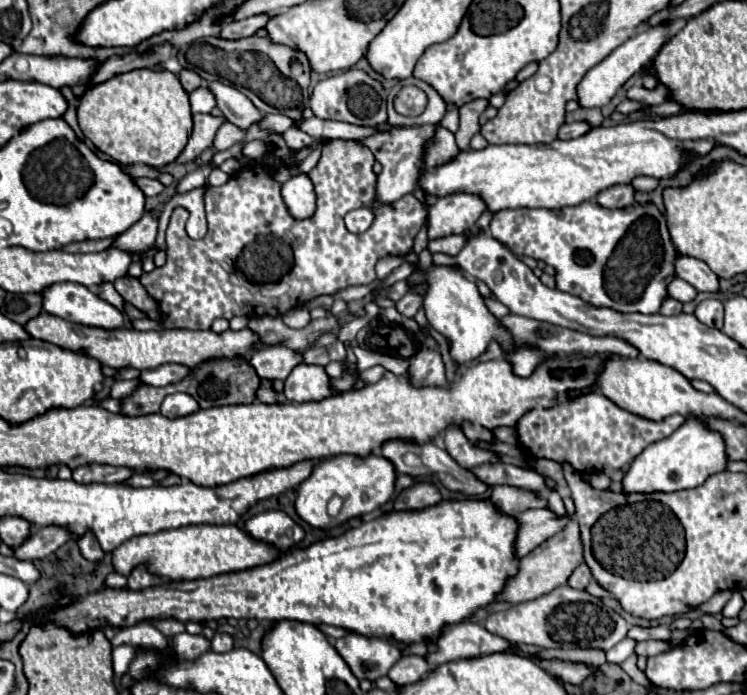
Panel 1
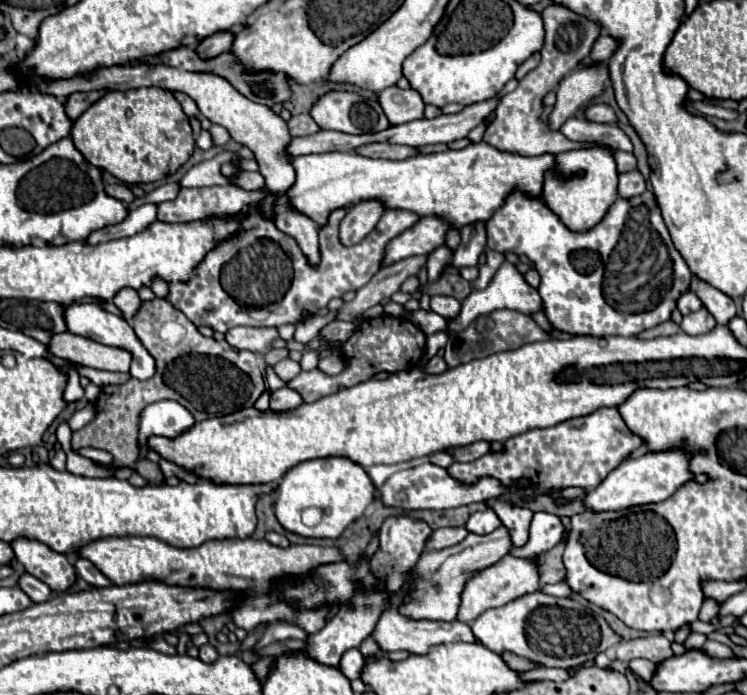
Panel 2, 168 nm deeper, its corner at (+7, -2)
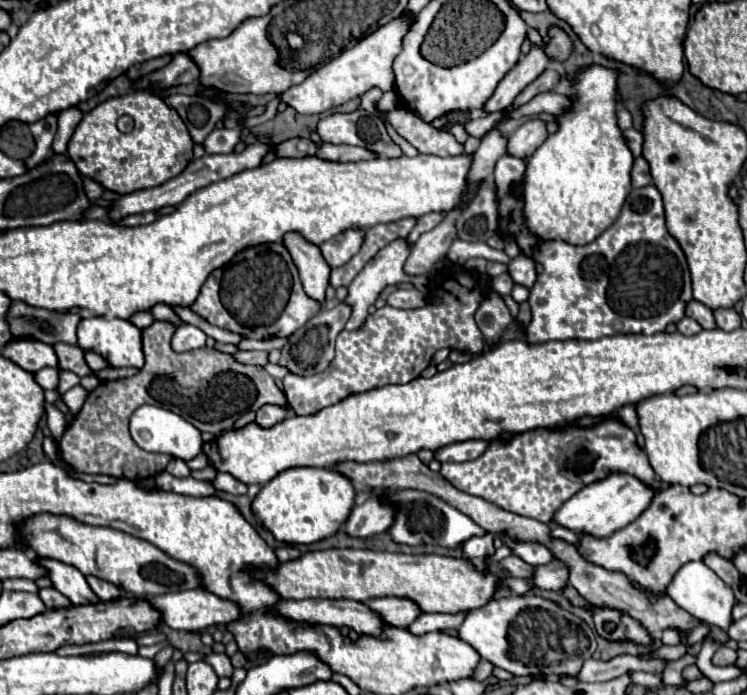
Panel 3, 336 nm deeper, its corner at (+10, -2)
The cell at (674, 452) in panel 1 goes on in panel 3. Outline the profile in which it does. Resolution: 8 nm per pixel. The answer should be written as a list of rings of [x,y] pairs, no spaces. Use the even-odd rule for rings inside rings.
[[[610,474],[606,480],[588,484],[580,492],[576,492],[570,500],[566,500],[552,516],[552,522],[576,534],[608,538],[616,530],[636,520],[650,506],[652,498],[654,498],[654,490],[646,488],[646,484],[642,484],[638,478],[626,476],[626,474]]]

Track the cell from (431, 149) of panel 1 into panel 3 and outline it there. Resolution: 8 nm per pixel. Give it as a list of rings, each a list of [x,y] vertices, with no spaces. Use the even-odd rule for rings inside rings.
[[[320,144],[316,156],[330,162],[360,162],[360,160],[374,158],[374,152],[366,152],[366,148],[354,148],[354,146]]]

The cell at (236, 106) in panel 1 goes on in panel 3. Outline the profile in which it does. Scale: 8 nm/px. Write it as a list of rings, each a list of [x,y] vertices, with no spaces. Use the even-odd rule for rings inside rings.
[[[290,232],[290,236],[286,236],[284,246],[288,248],[298,272],[300,272],[300,280],[304,286],[304,292],[324,304],[326,300],[326,288],[328,288],[328,280],[330,280],[330,266],[326,264],[326,260],[322,260],[320,248],[314,248],[314,244],[306,244],[306,240],[302,240],[302,236],[298,236],[296,232]]]

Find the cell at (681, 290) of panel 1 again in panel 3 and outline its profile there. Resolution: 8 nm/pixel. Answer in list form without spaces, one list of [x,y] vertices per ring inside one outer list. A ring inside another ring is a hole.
[[[692,300],[688,306],[686,306],[686,316],[694,318],[704,330],[714,330],[716,328],[716,320],[714,320],[714,314],[710,308],[706,308],[704,304]]]

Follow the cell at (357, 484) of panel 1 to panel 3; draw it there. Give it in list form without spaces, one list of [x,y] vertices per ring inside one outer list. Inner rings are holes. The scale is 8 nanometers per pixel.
[[[290,468],[260,486],[252,502],[254,516],[284,544],[312,544],[336,534],[354,504],[354,486],[328,468]]]

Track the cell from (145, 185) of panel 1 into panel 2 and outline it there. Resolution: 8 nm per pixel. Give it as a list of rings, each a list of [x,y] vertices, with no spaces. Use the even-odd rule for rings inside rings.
[[[121,182],[107,184],[107,186],[105,186],[105,192],[109,192],[109,194],[111,194],[113,198],[117,198],[117,200],[125,200],[125,204],[131,204],[131,202],[135,200],[133,192],[131,192],[125,184],[121,184]]]

